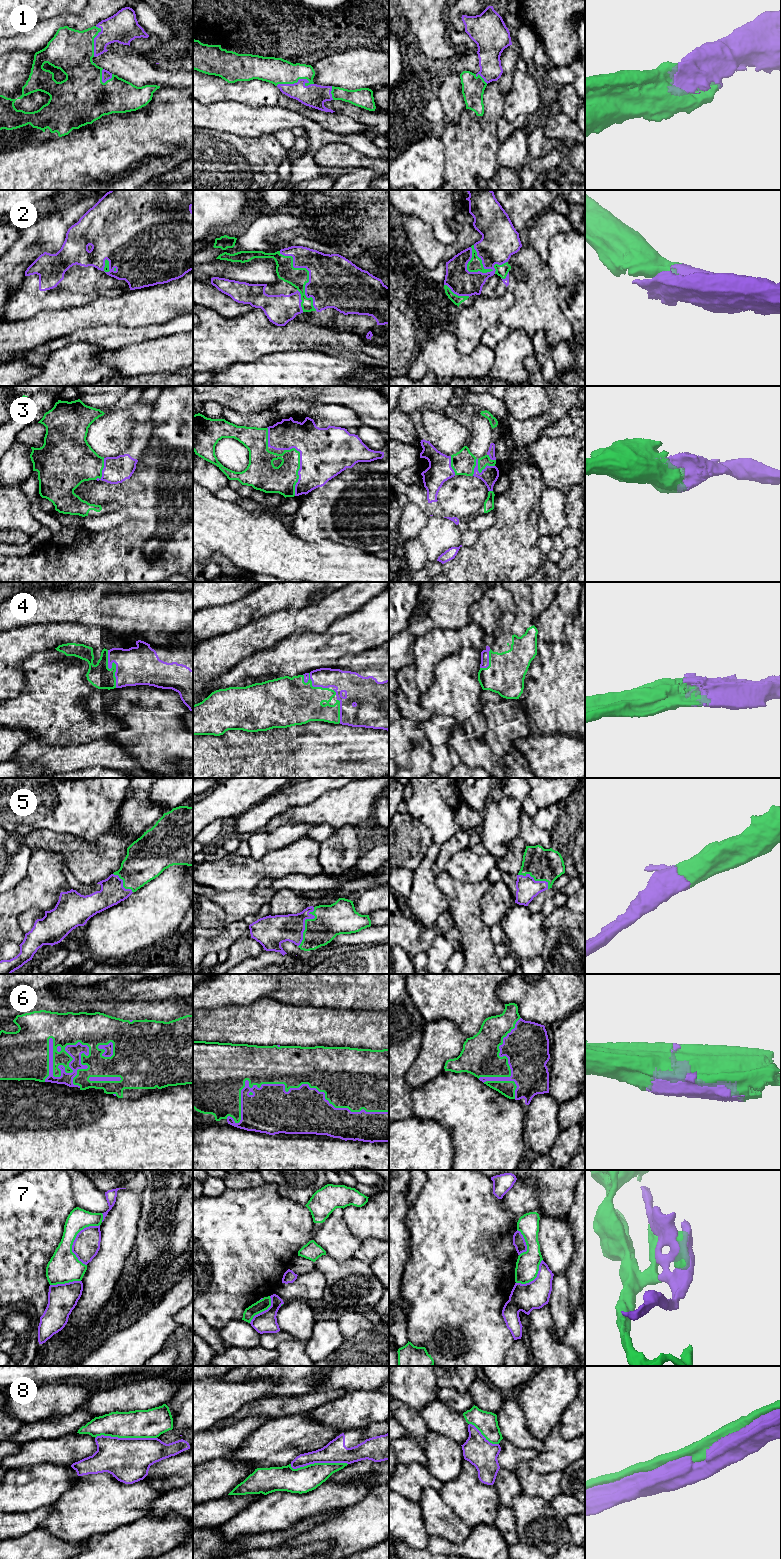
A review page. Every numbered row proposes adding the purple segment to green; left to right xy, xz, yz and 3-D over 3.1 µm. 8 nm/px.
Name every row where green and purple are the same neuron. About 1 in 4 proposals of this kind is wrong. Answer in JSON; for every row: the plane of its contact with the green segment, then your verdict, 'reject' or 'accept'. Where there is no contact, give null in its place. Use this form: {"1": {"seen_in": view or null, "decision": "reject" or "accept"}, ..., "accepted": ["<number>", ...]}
{"1": {"seen_in": "xz", "decision": "accept"}, "2": {"seen_in": "yz", "decision": "accept"}, "3": {"seen_in": "xz", "decision": "accept"}, "4": {"seen_in": "xy", "decision": "accept"}, "5": {"seen_in": "xz", "decision": "accept"}, "6": {"seen_in": "xy", "decision": "accept"}, "7": {"seen_in": "xy", "decision": "accept"}, "8": {"seen_in": "xy", "decision": "reject"}, "accepted": ["1", "2", "3", "4", "5", "6", "7"]}

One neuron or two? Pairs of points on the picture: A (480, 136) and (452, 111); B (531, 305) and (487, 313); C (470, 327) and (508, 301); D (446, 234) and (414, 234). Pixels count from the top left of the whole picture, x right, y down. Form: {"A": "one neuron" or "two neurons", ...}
{"A": "two neurons", "B": "two neurons", "C": "one neuron", "D": "two neurons"}

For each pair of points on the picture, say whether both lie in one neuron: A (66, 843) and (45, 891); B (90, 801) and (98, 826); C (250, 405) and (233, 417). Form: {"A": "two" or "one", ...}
{"A": "two", "B": "one", "C": "two"}

